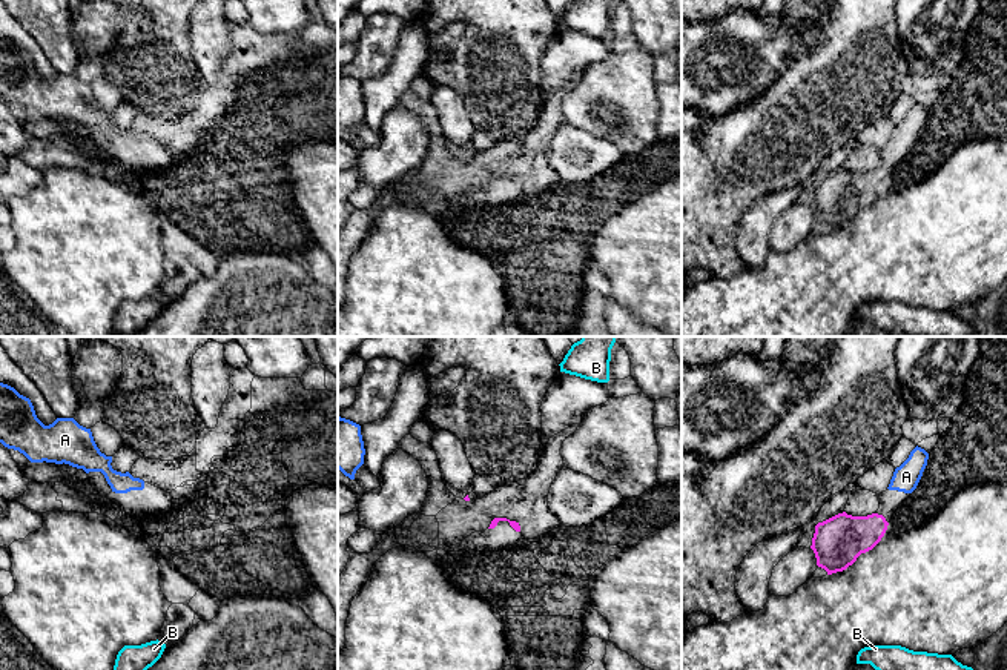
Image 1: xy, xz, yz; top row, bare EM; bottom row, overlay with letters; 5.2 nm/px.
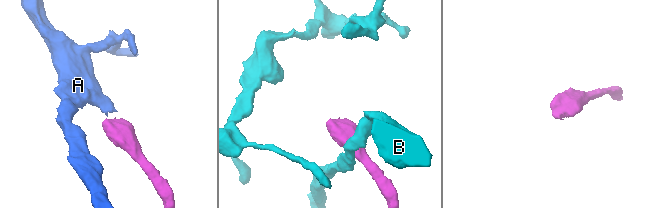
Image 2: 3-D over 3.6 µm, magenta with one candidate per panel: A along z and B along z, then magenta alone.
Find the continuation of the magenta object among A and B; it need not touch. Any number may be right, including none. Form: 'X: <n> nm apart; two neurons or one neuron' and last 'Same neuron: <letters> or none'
A: 140 nm apart; one neuron
B: 420 nm apart; two neurons
Same neuron: A

